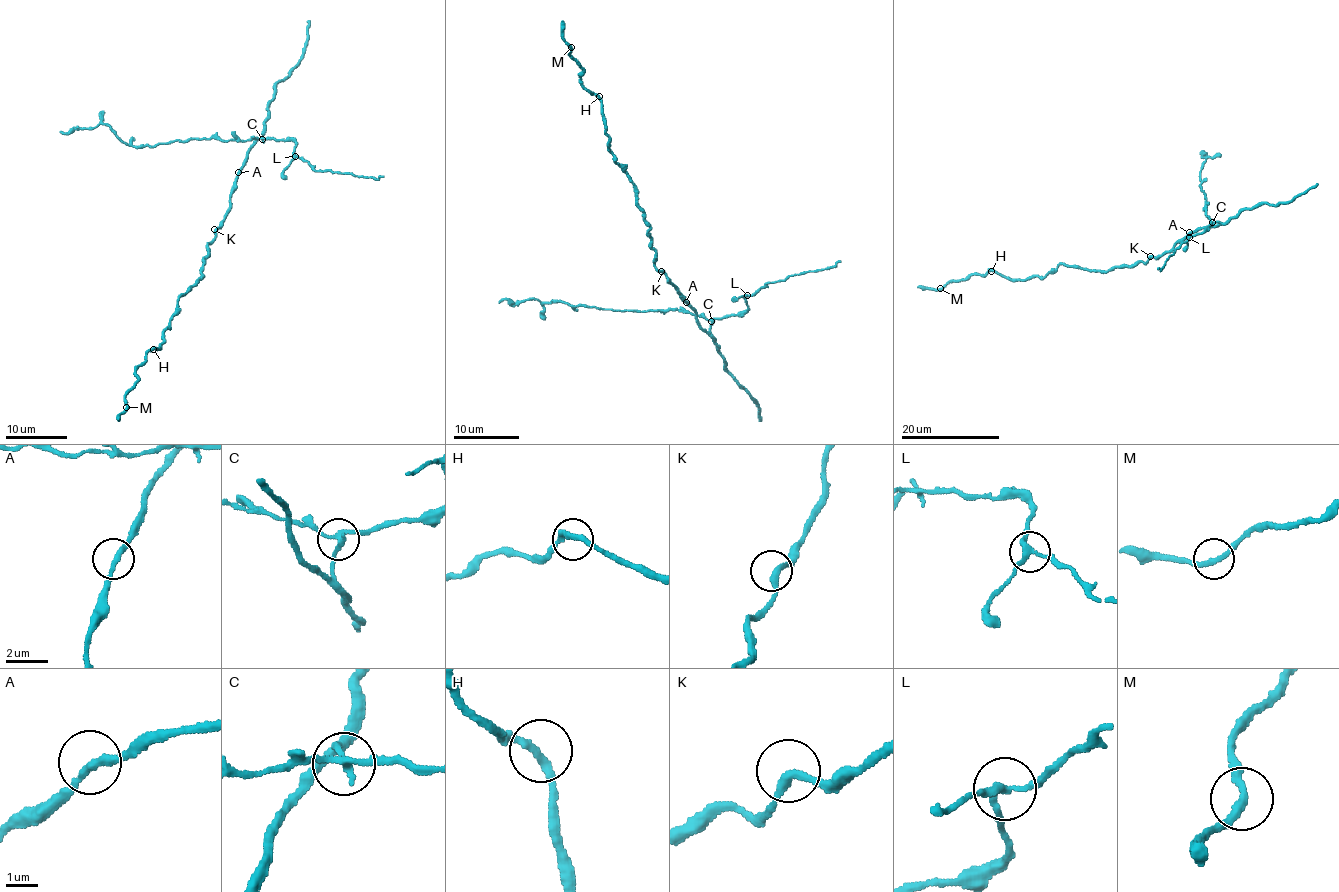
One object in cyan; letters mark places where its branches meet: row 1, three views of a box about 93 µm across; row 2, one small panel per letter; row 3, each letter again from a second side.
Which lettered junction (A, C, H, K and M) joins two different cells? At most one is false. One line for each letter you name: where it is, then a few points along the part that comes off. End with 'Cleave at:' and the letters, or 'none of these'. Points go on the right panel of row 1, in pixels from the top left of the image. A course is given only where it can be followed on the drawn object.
C: Place: (1212, 222). Course of the part to remove: (1212, 222), (1204, 210), (1207, 198), (1200, 186), (1200, 171), (1205, 159), (1204, 152), (1200, 153), (1204, 151)
Cleave at: C

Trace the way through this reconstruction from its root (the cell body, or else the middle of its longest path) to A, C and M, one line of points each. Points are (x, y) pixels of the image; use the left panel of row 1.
A: (216, 231), (230, 205), (230, 193), (238, 172)
C: (216, 231), (227, 213), (233, 183), (249, 148), (258, 136), (261, 135), (261, 139)
M: (216, 231), (203, 276), (177, 299), (160, 350), (149, 350), (138, 365), (138, 381), (125, 396), (126, 407)

